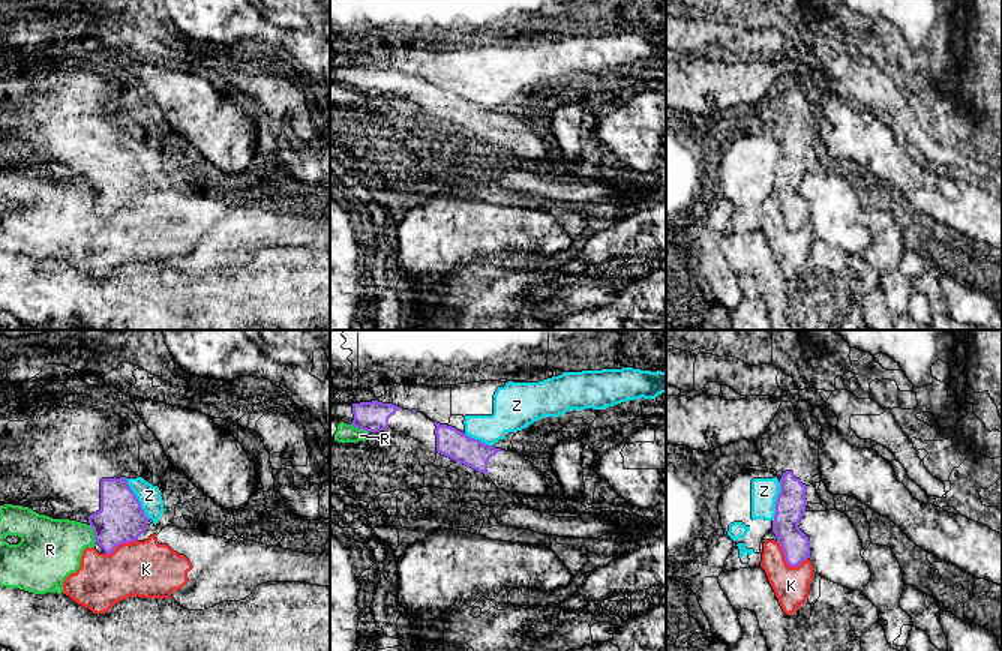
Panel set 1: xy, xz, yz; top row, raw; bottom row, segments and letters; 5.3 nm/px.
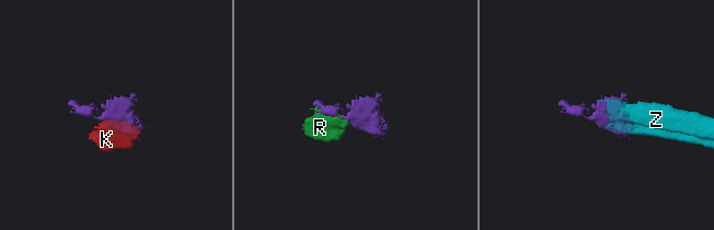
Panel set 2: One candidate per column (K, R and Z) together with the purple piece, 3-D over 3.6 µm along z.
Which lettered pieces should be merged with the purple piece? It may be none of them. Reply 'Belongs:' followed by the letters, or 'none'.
Belongs: none

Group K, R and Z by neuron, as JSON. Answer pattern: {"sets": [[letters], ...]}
{"sets": [["K", "R"], ["Z"]]}

